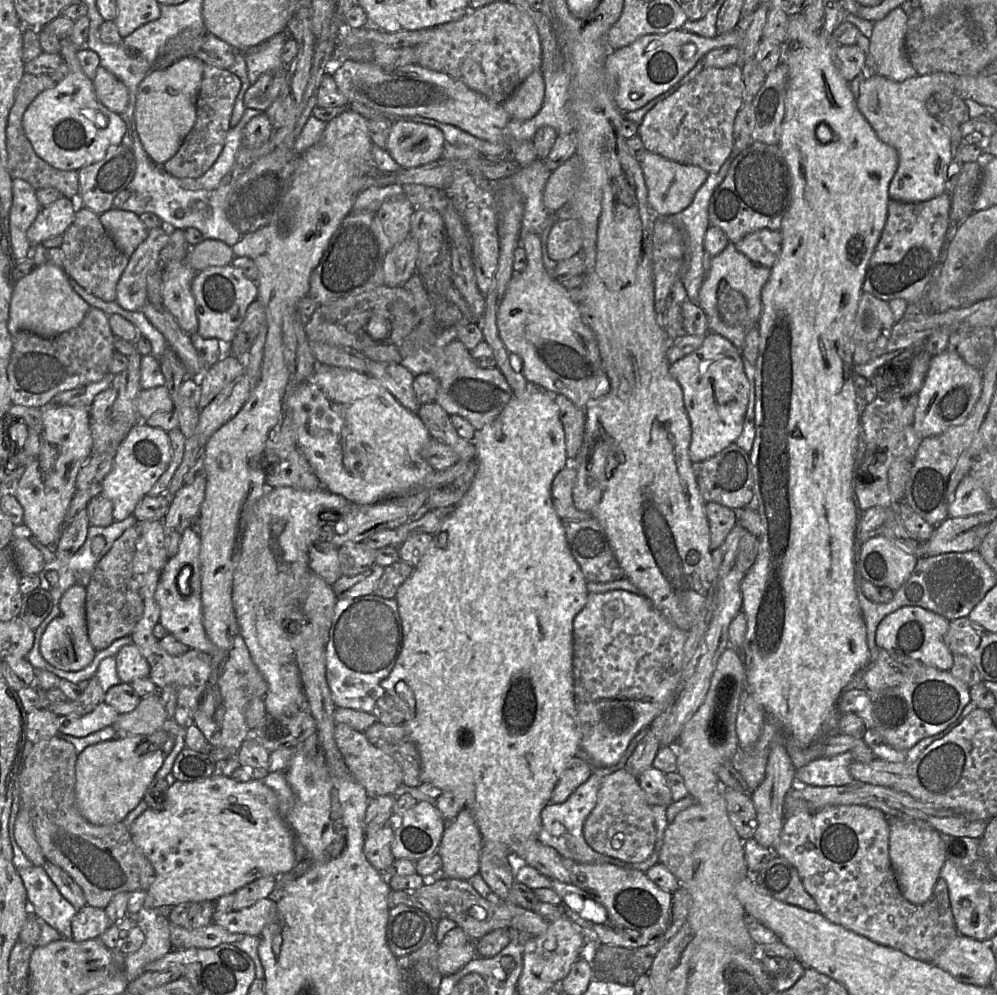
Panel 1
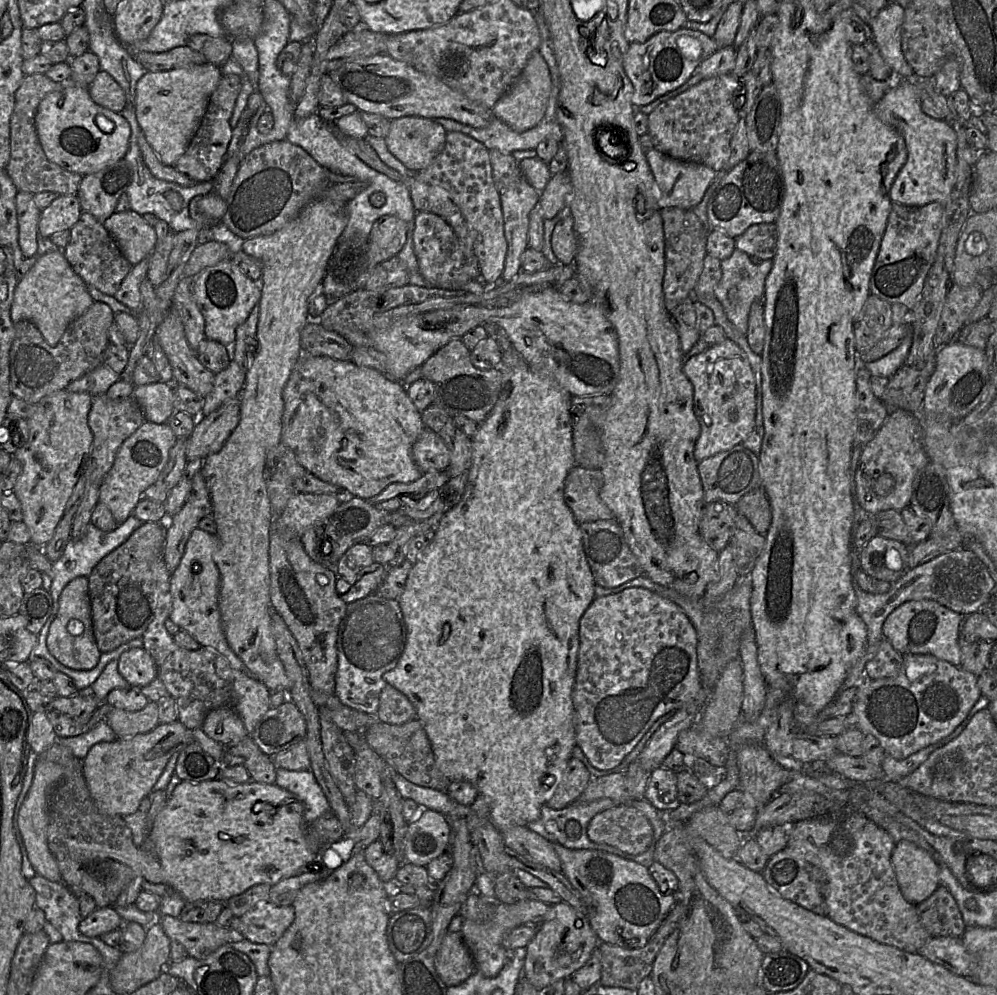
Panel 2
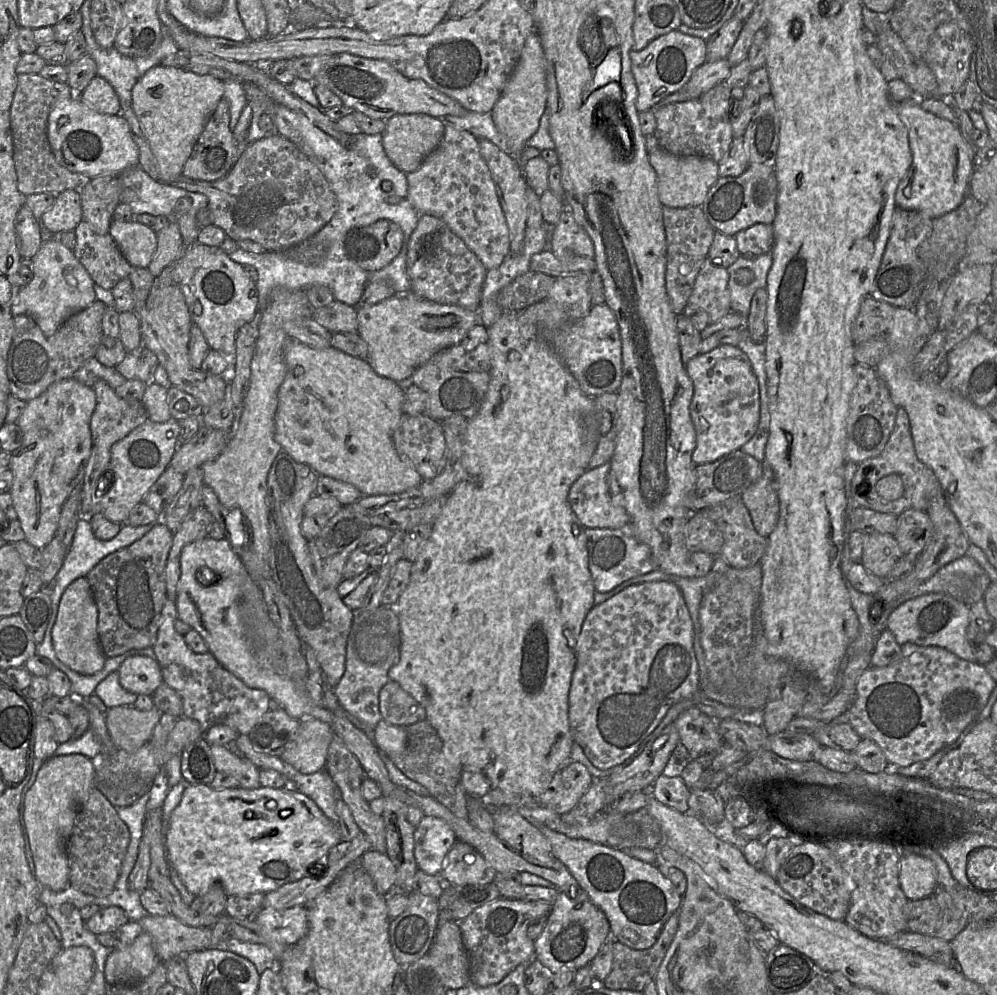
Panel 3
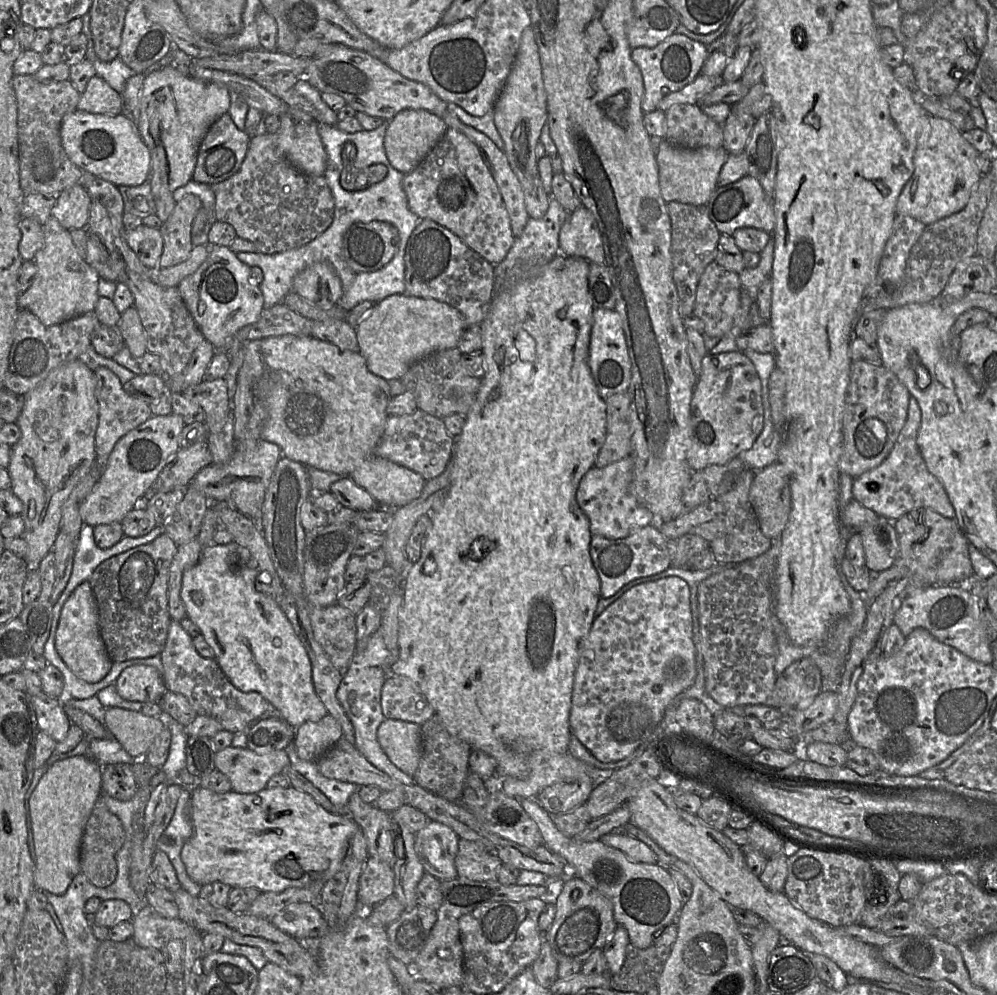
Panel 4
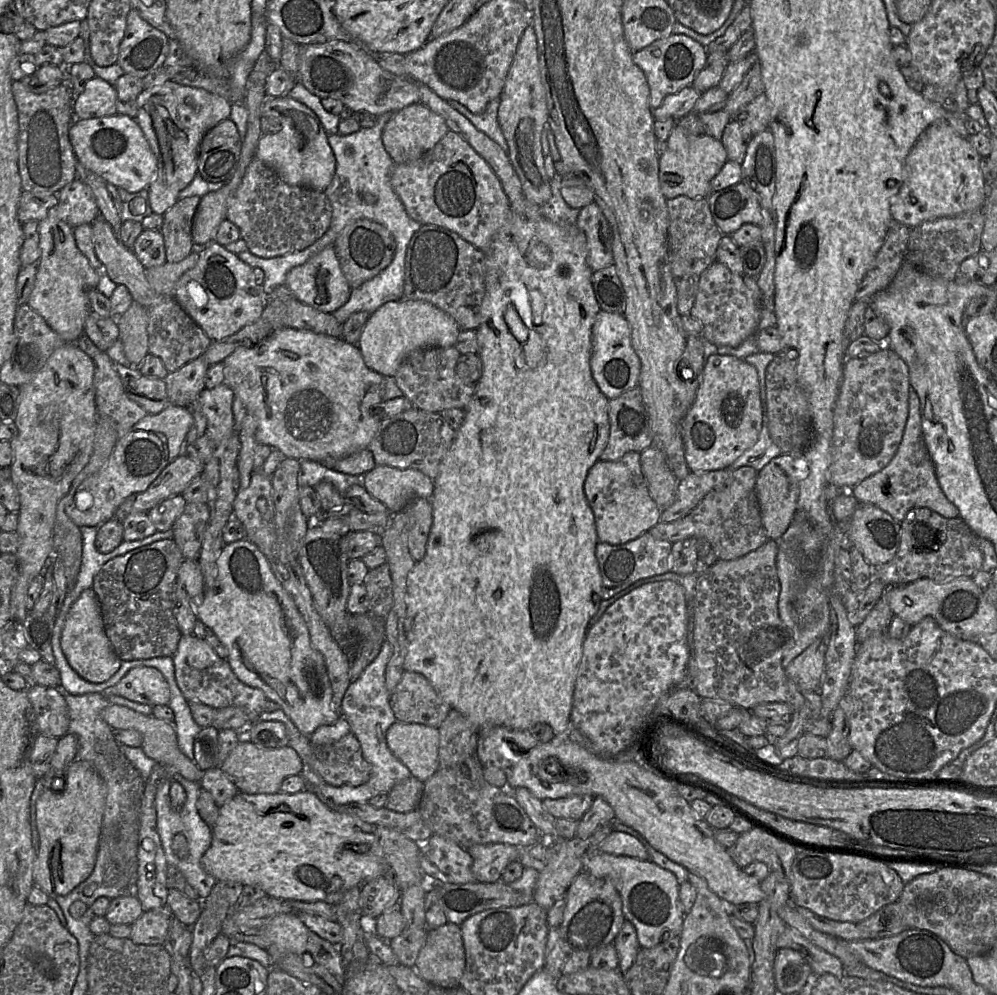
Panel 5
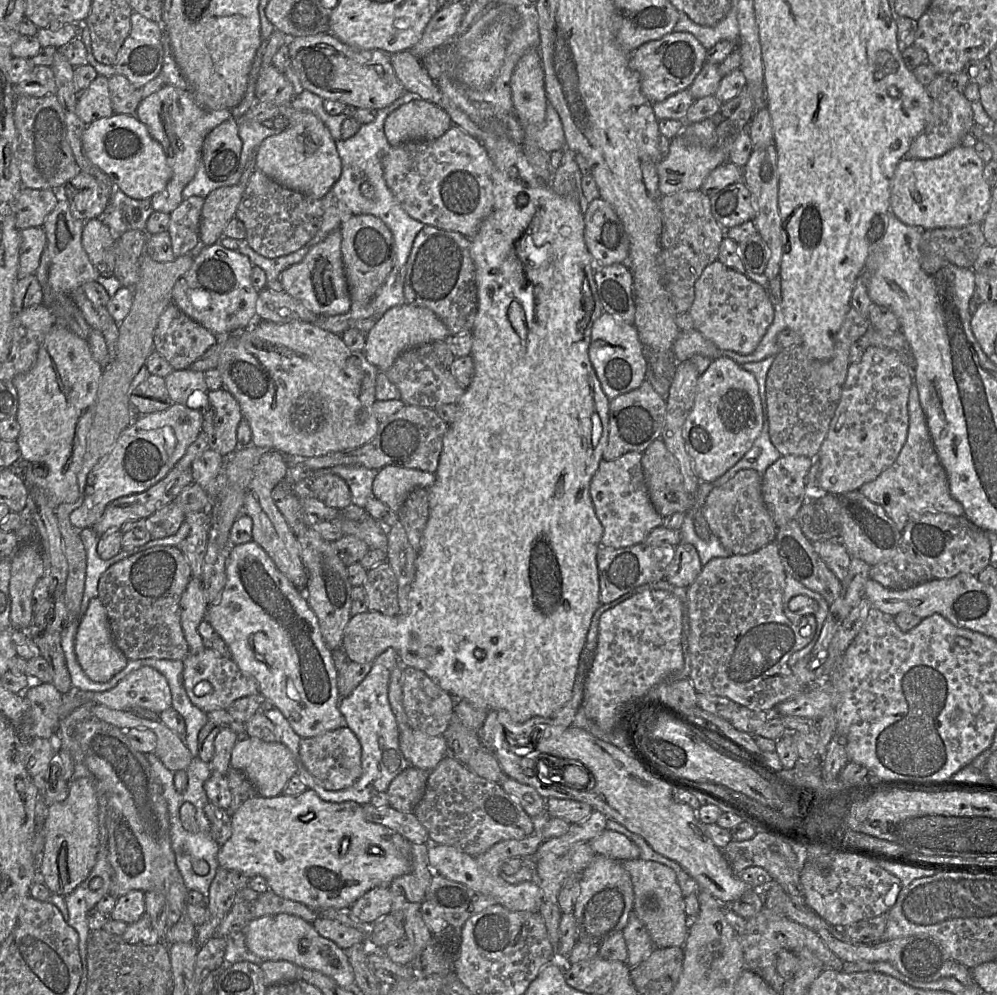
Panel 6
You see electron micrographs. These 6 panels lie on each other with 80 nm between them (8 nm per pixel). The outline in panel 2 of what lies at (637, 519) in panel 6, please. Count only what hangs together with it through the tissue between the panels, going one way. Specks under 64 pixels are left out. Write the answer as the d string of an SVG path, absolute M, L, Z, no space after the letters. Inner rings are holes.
M577 464L570 469L565 479L564 498L566 505L569 507L578 522L614 520L613 512L599 497L601 477L602 474L599 469L583 468Z

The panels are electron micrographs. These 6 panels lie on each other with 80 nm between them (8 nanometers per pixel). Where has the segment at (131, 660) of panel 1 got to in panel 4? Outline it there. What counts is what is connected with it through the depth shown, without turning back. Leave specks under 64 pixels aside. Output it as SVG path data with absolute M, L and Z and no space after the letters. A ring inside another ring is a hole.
M135 664L125 668L114 684L122 698L140 703L158 703L167 691L158 670L145 664Z

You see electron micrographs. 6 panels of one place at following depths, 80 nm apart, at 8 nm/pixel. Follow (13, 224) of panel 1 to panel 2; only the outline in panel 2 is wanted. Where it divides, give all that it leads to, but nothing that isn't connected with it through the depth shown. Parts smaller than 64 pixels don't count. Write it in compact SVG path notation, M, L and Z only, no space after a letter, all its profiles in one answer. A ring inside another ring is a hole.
M18 191L16 194L16 217L18 226L18 245L23 257L36 256L38 221L41 210L36 206L34 194Z

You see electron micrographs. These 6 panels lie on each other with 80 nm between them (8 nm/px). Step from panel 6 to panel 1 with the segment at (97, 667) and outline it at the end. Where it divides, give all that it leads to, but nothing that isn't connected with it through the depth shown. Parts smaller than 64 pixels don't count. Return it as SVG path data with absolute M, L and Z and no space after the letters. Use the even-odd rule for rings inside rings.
M75 584L60 599L59 614L48 624L39 643L42 658L63 671L79 671L94 659L96 650L91 644L86 623L86 587Z

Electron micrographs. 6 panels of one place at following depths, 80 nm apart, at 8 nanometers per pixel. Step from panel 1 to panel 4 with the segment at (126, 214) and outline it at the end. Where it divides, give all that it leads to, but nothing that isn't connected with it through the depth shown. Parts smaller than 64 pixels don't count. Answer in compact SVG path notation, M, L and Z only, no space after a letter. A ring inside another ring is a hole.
M141 225L126 230L125 240L144 266L158 268L163 251L163 238L159 229Z

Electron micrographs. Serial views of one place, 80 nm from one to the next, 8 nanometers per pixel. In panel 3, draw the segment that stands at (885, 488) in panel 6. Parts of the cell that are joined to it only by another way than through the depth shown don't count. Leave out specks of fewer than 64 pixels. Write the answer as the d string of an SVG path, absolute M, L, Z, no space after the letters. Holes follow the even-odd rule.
M898 408L894 429L881 454L858 465L852 482L852 498L855 504L881 513L900 516L908 509L925 511L930 500L942 492L934 472L917 456L907 412ZM891 474L896 474L902 479L903 494L897 499L887 500L878 494L876 484L881 478Z

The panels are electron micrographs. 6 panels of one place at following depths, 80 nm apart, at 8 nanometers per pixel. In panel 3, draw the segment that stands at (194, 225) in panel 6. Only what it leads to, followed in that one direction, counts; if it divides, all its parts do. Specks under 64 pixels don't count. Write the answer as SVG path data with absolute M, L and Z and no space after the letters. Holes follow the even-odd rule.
M169 222L156 236L157 248L147 267L155 278L185 253L185 245L177 223Z

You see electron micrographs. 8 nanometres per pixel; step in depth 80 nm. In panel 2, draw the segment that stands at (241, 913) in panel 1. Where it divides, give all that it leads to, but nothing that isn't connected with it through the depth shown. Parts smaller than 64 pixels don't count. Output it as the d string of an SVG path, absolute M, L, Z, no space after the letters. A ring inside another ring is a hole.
M260 901L242 916L234 916L230 928L250 941L273 946L294 919L292 905L277 906L270 901Z

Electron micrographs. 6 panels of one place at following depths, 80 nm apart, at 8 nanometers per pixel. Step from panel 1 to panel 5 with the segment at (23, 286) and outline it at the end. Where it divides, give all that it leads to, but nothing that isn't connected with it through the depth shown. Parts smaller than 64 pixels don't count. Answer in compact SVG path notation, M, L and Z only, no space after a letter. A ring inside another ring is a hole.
M52 207L47 216L39 221L40 258L34 288L29 296L28 305L41 315L46 323L66 342L77 341L85 332L85 320L91 312L88 293L97 288L101 274L78 249L73 228L60 219L57 208Z

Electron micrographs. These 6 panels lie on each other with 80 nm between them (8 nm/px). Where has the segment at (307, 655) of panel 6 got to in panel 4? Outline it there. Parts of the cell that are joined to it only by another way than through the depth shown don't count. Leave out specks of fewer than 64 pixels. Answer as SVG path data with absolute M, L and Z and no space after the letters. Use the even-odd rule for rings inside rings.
M234 541L203 548L198 563L182 576L181 599L186 617L199 627L200 634L214 651L214 660L237 689L258 692L295 729L304 722L319 721L328 715L328 711L315 691L309 655L281 607L256 589L255 580L256 571L252 568L248 549Z

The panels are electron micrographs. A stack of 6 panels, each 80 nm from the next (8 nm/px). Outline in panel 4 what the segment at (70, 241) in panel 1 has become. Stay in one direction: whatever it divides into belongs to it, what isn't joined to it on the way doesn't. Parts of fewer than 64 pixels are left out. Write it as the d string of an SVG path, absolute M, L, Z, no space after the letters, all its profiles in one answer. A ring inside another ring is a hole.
M91 233L87 236L84 260L100 278L110 282L118 283L118 277L126 266L119 251L109 253L98 237Z

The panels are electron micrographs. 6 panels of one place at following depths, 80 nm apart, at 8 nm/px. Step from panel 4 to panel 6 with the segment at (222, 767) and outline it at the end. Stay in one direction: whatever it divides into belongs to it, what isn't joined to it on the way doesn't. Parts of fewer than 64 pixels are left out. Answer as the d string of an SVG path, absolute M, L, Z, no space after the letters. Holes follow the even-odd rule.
M247 737L237 741L232 749L230 767L242 771L255 786L257 794L263 797L275 797L292 776L297 773L297 765L291 751L281 742L265 742L256 737Z

